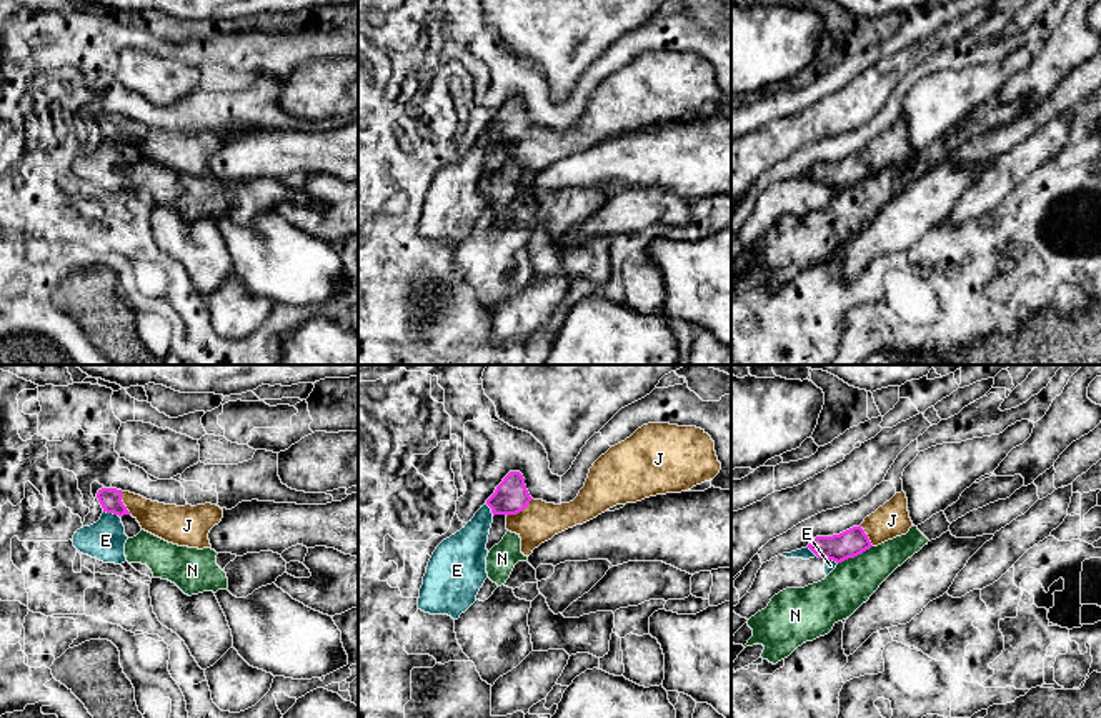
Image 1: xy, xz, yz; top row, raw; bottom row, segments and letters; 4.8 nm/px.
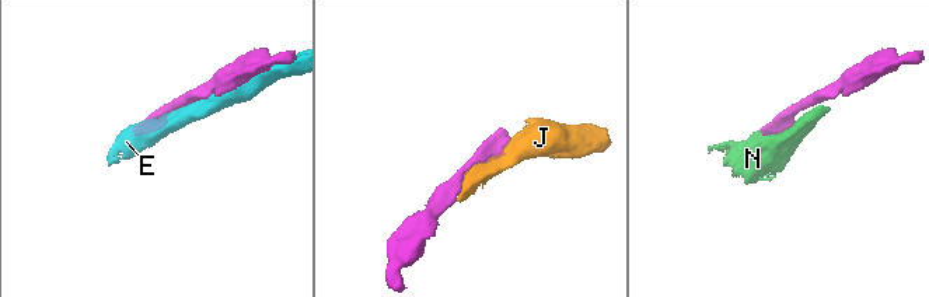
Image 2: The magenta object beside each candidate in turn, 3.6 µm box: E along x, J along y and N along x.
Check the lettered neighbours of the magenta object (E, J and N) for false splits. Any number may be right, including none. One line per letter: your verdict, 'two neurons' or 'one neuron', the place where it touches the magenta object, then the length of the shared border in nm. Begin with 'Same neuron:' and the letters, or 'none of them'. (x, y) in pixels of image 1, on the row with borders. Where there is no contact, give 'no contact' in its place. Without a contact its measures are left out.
Same neuron: J
E: two neurons; meets magenta in xy at (112, 512); contact 90 nm long
J: one neuron; meets magenta in xz at (520, 510); contact 160 nm long
N: two neurons; meets magenta in yz at (855, 555); contact 190 nm long

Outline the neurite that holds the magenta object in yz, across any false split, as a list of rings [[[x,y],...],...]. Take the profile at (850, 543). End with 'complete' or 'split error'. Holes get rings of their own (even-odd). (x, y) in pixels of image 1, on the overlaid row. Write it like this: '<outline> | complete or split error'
[[[901,491],[866,516],[859,526],[853,526],[833,536],[816,536],[806,548],[810,548],[818,558],[841,563],[861,555],[871,546],[906,535],[911,526],[914,525],[908,511],[908,498],[906,493]]] | split error

